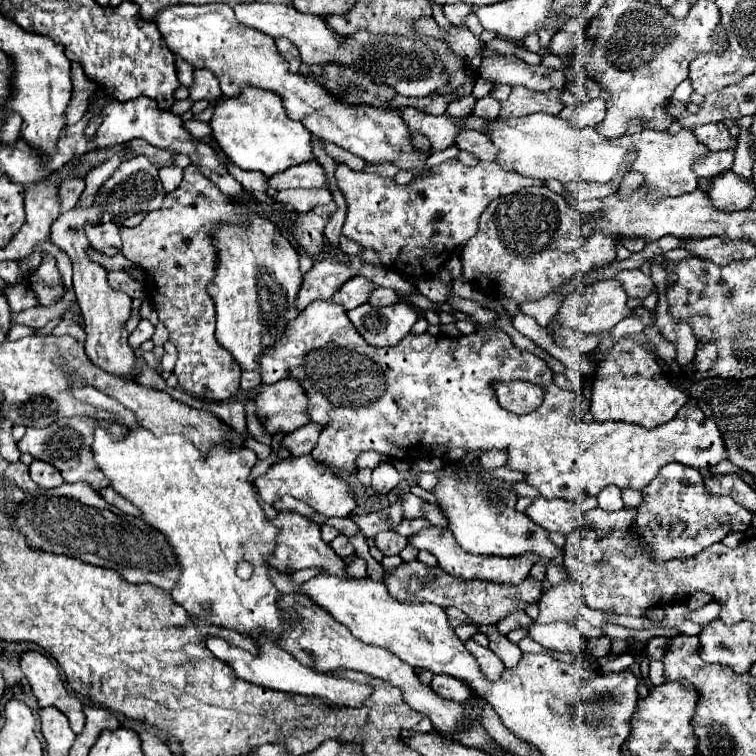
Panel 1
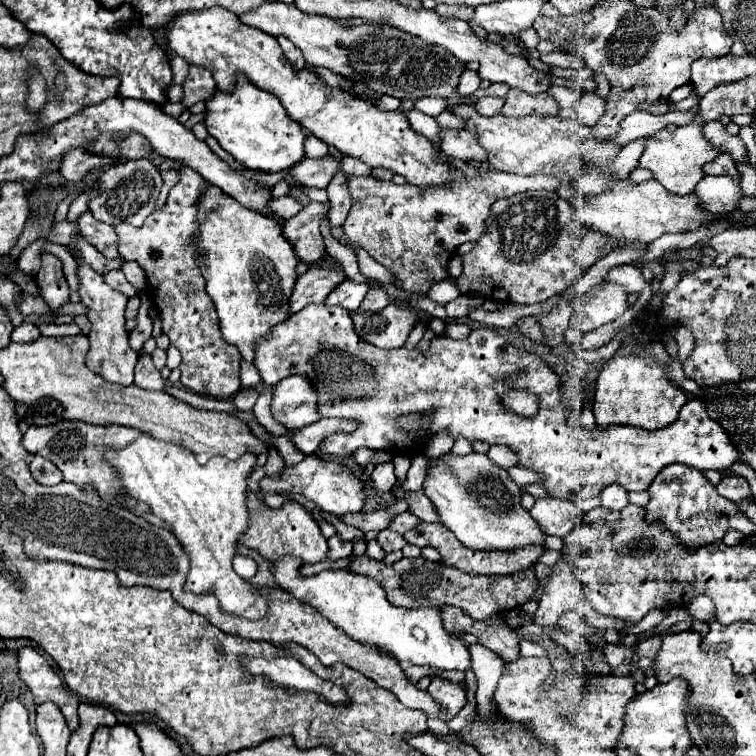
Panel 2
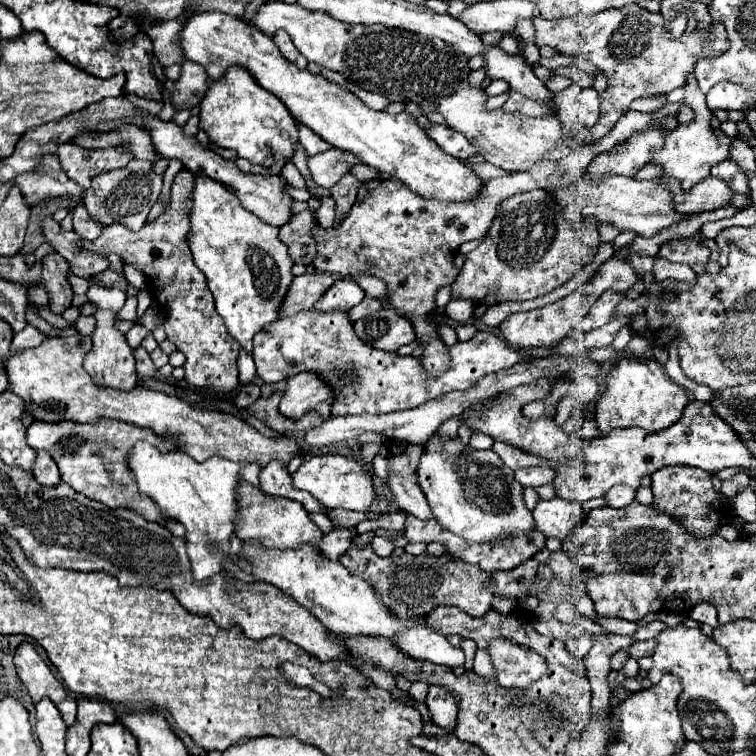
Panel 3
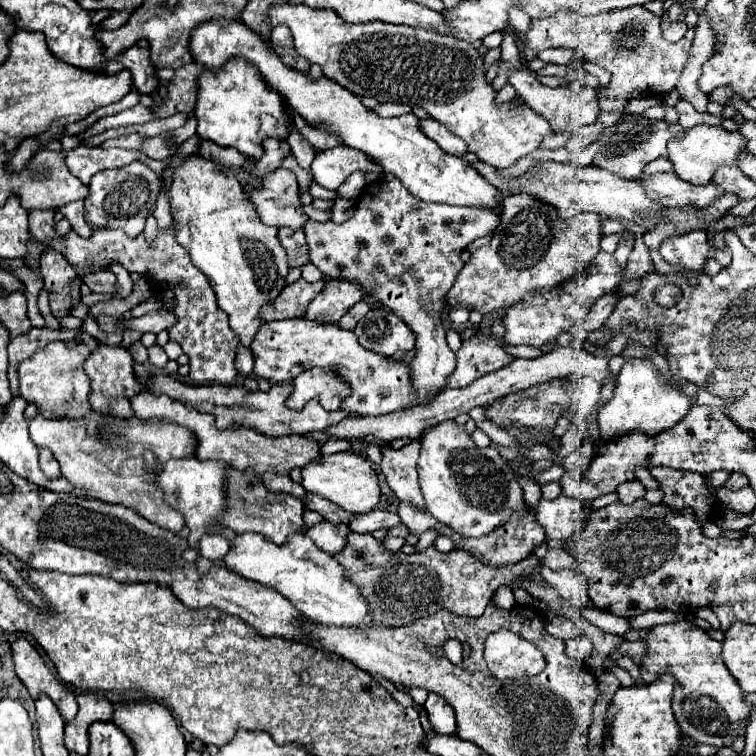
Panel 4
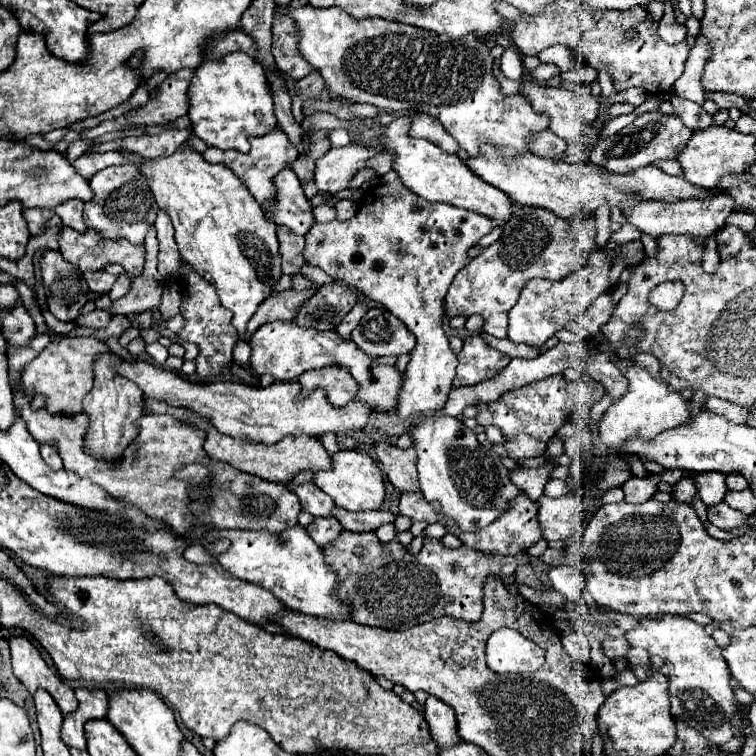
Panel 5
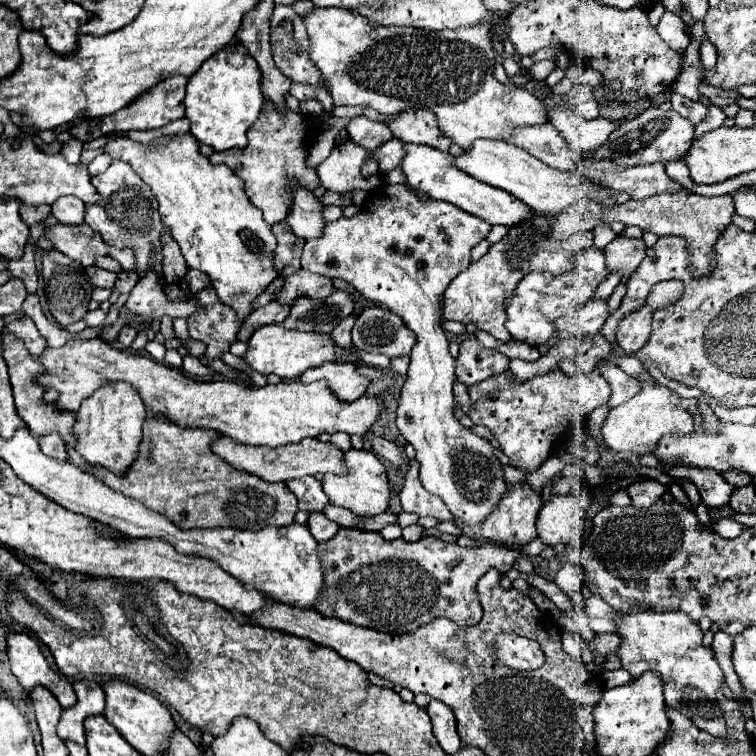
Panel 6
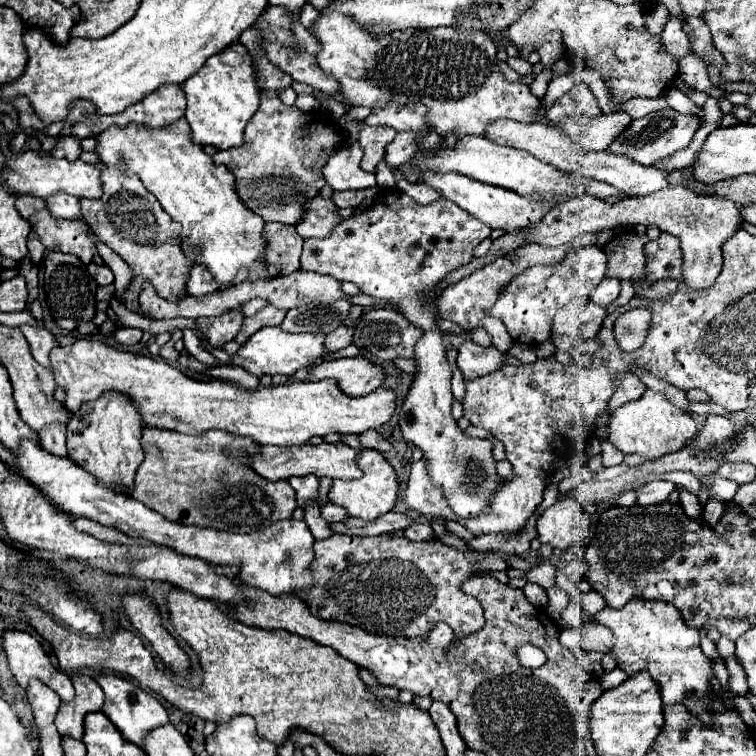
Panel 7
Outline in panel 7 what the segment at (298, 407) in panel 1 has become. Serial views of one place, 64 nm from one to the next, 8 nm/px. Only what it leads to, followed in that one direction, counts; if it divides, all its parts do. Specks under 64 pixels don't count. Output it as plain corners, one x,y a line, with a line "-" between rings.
356,356
356,358
340,358
340,360
322,362
320,366
312,368
308,378
310,380
334,378
338,386
344,390
344,394
364,396
384,384
386,372
382,370
382,366
374,364
372,360
364,356

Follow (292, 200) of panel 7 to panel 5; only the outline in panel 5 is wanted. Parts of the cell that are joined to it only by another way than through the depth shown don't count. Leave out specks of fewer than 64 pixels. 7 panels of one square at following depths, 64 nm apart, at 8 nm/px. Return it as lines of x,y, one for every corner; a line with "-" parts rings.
280,126
268,130
264,136
254,136
250,138
250,152
242,154
236,150
218,150
218,148
208,148
204,152
204,158
210,164
232,164
232,172
240,176
240,180
248,186
250,194
256,198
256,202
264,208
270,208
274,204
274,196
276,196
276,186
274,186
274,178
280,170
290,168
292,170
292,162
300,156
296,146
288,140
286,132
280,130

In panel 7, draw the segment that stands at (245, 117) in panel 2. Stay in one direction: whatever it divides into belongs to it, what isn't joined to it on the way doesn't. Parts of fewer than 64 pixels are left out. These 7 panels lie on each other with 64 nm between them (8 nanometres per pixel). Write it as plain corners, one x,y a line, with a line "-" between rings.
232,44
222,54
214,54
206,60
206,64
190,76
182,90
186,94
188,106
186,106
186,120
190,124
190,136
192,142
206,146
212,144
218,150
234,148
244,144
244,126
250,122
254,112
258,110
258,90
252,70
252,58
242,52
232,54
232,50
246,50
242,44

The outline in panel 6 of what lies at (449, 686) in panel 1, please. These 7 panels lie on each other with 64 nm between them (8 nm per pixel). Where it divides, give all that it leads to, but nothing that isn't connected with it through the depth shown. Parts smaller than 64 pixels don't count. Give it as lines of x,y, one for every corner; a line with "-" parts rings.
432,700
426,710
432,718
434,734
440,742
440,746
444,748
444,752
446,754
456,754
460,750
462,742
460,742
460,736
456,732
456,718
454,718
452,710
446,704
442,704
440,700

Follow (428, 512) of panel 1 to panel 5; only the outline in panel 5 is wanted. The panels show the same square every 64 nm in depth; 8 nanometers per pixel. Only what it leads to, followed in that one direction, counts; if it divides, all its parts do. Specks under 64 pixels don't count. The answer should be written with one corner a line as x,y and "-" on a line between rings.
376,440
374,450
376,450
376,456
378,456
380,464
384,466
386,476
390,478
390,482
400,492
406,492
406,490
416,492
418,490
416,452
414,452
414,448
402,450
402,448
396,448
396,446
388,444
388,442

